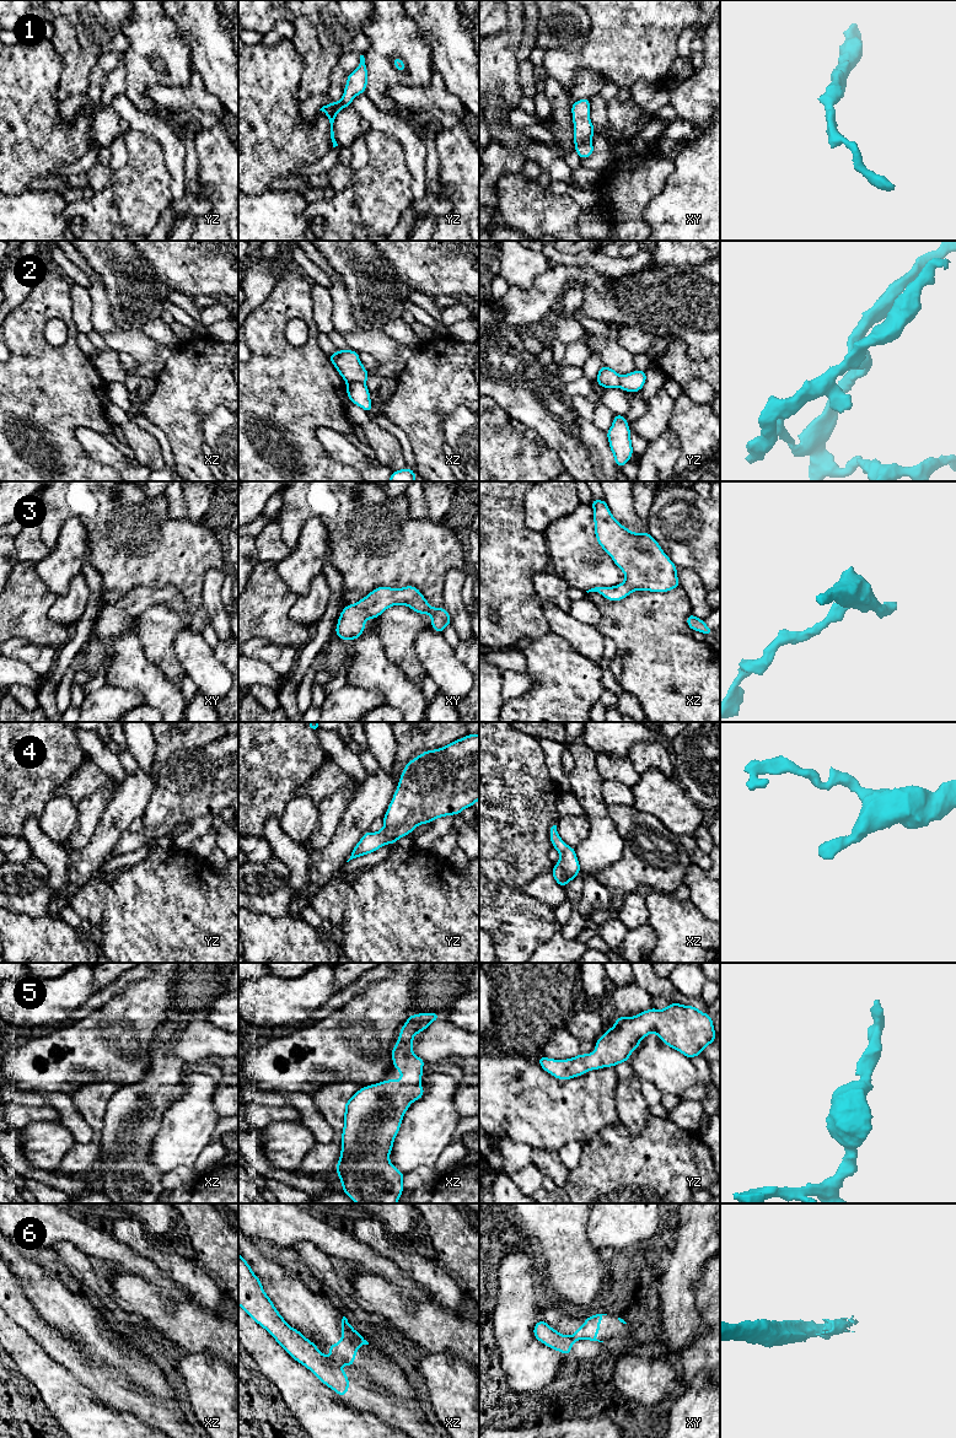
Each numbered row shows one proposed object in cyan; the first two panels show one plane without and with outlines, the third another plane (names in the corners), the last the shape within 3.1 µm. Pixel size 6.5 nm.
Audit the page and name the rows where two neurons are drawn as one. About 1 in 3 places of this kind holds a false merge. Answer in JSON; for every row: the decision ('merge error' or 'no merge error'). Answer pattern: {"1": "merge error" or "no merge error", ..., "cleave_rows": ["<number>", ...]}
{"1": "no merge error", "2": "merge error", "3": "no merge error", "4": "no merge error", "5": "no merge error", "6": "merge error", "cleave_rows": ["2", "6"]}

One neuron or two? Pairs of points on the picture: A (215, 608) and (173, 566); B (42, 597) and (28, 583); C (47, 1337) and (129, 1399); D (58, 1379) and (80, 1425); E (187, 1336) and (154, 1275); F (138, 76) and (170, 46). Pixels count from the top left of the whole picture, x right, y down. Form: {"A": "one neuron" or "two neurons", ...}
{"A": "two neurons", "B": "one neuron", "C": "one neuron", "D": "one neuron", "E": "two neurons", "F": "one neuron"}

